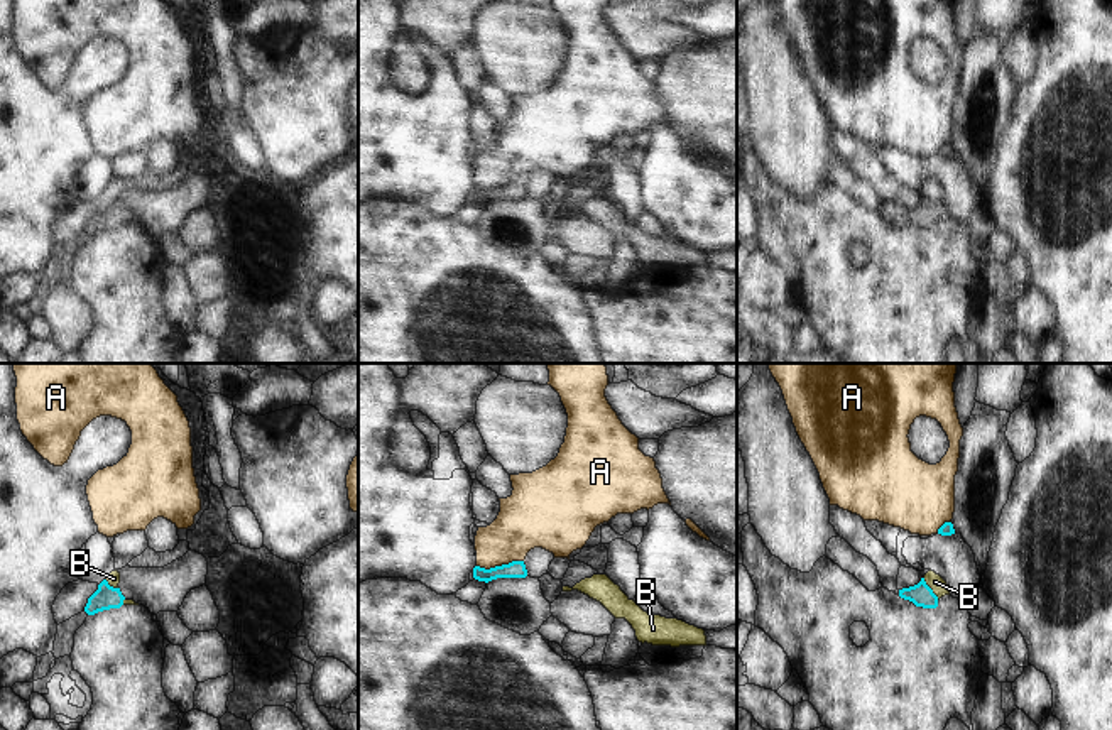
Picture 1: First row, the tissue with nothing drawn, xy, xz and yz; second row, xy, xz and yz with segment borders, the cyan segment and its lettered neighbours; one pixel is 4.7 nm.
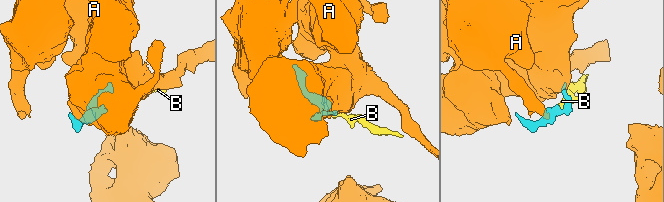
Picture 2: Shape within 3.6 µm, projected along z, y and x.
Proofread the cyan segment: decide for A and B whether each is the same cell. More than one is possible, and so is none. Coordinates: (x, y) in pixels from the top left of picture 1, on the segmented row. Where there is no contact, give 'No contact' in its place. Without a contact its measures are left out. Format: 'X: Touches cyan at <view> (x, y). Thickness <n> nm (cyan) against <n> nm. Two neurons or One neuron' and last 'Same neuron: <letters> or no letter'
A: Touches cyan at xz (499, 566). Thickness 80 nm (cyan) against 260 nm. Two neurons
B: Touches cyan at yz (930, 588). Thickness 110 nm (cyan) against 80 nm. One neuron
Same neuron: B

